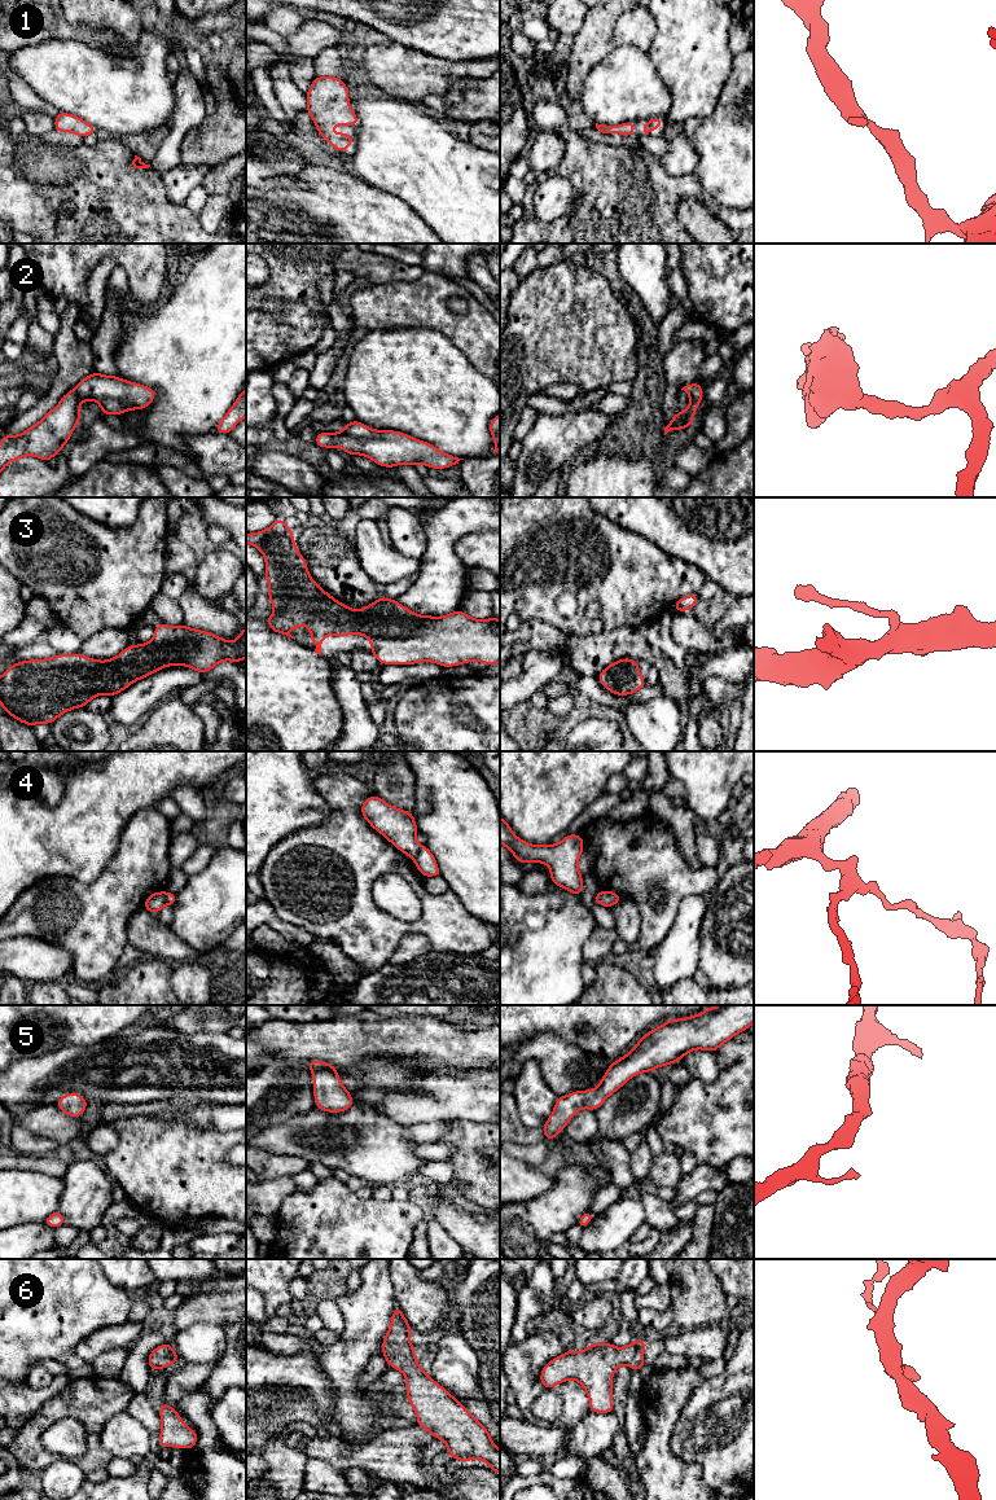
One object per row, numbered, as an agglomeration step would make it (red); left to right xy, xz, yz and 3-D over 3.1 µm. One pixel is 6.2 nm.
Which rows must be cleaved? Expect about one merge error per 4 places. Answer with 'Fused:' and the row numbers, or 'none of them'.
Fused: 4

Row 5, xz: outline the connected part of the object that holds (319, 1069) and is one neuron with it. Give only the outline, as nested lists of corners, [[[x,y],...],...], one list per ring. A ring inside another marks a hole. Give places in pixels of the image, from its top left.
[[[312,1060],[306,1066],[313,1075],[315,1106],[328,1113],[341,1113],[355,1105],[351,1093],[339,1080],[337,1067]]]

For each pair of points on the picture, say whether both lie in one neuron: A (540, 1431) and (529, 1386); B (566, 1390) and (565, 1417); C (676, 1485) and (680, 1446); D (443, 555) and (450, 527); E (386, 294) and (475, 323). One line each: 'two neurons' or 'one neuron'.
A: two neurons
B: one neuron
C: two neurons
D: one neuron
E: one neuron

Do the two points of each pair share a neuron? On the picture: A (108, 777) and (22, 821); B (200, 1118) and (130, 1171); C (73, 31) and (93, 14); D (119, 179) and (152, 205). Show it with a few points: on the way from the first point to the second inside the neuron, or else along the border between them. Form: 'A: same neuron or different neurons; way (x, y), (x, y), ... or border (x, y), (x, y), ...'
A: same neuron; way (87, 798), (64, 821), (43, 821)
B: different neurons; border (161, 1121), (180, 1121), (191, 1126), (220, 1132)
C: different neurons; border (64, 13), (73, 23), (112, 30)
D: same neuron; way (127, 187), (144, 204)

